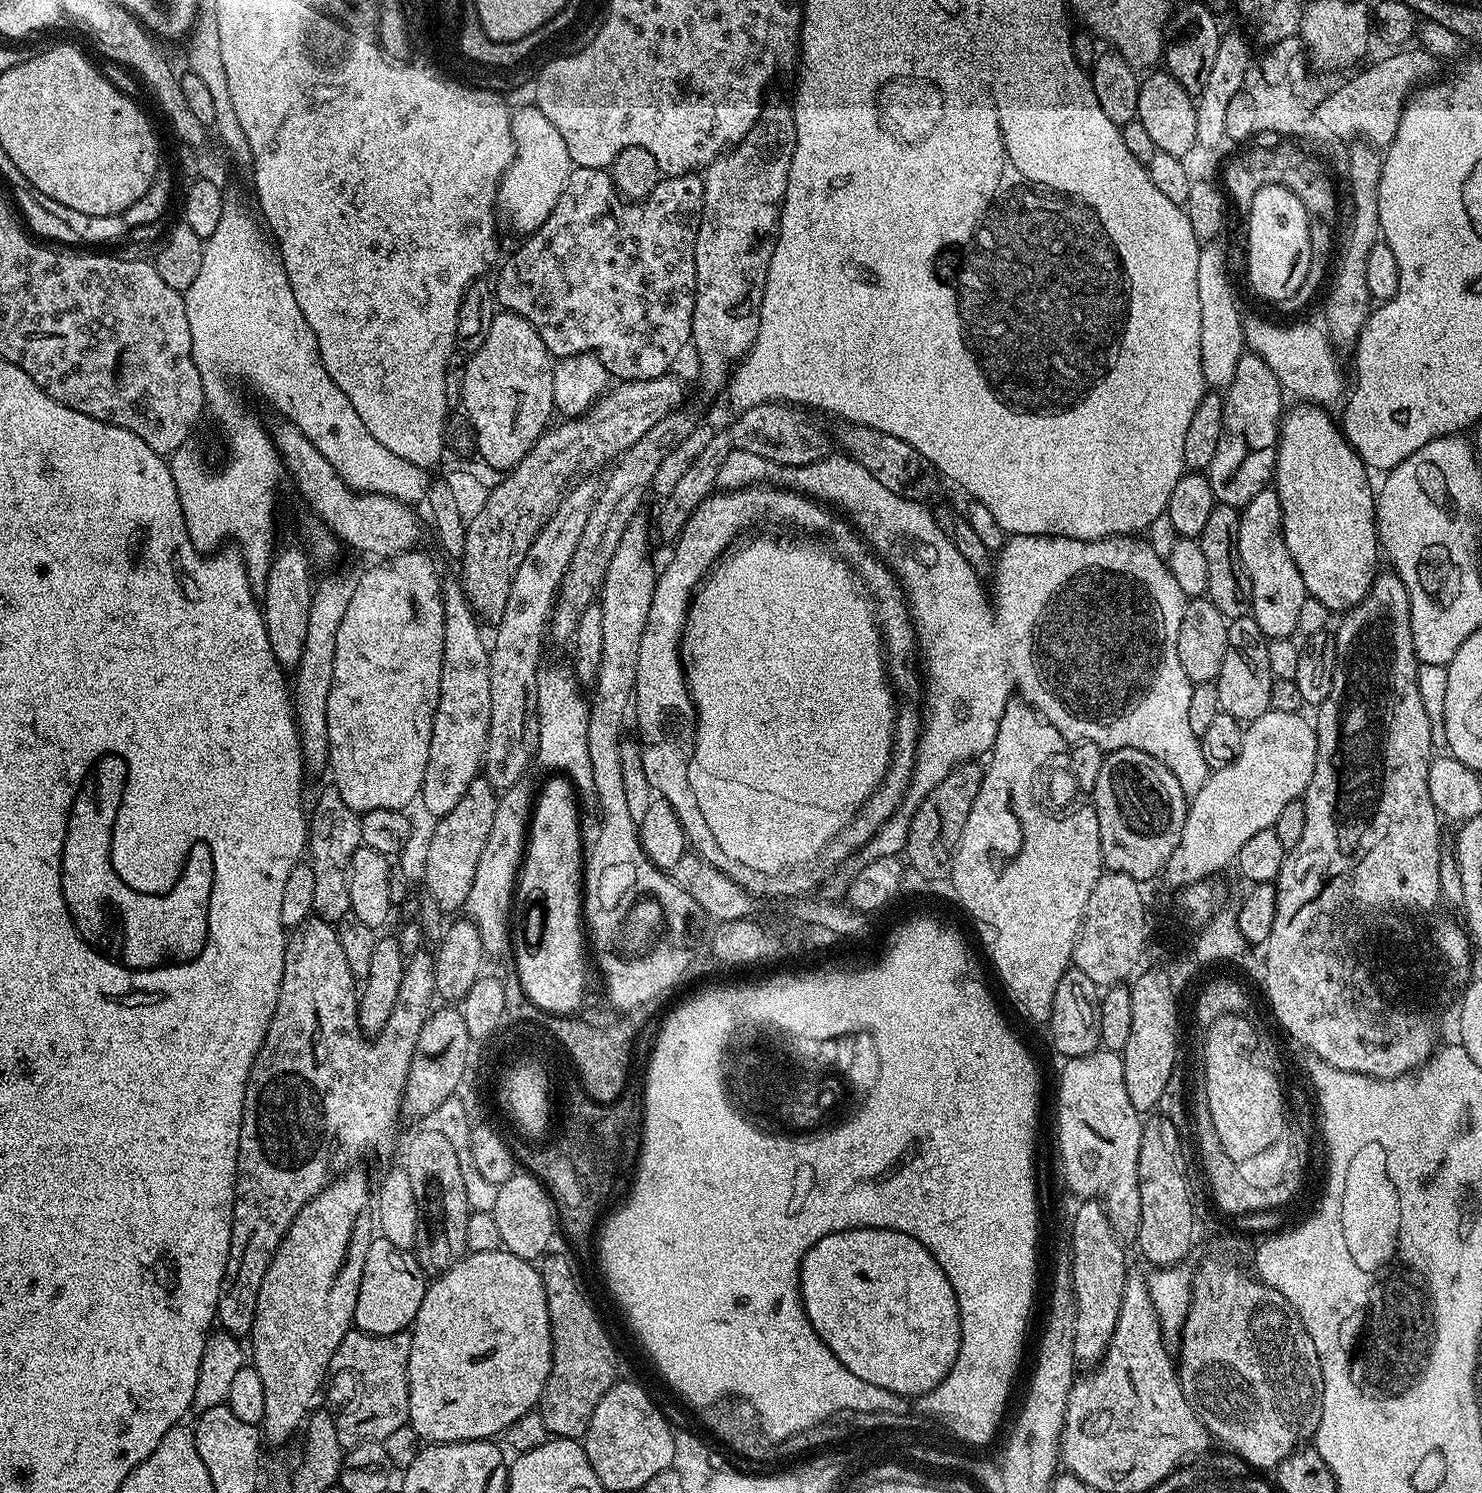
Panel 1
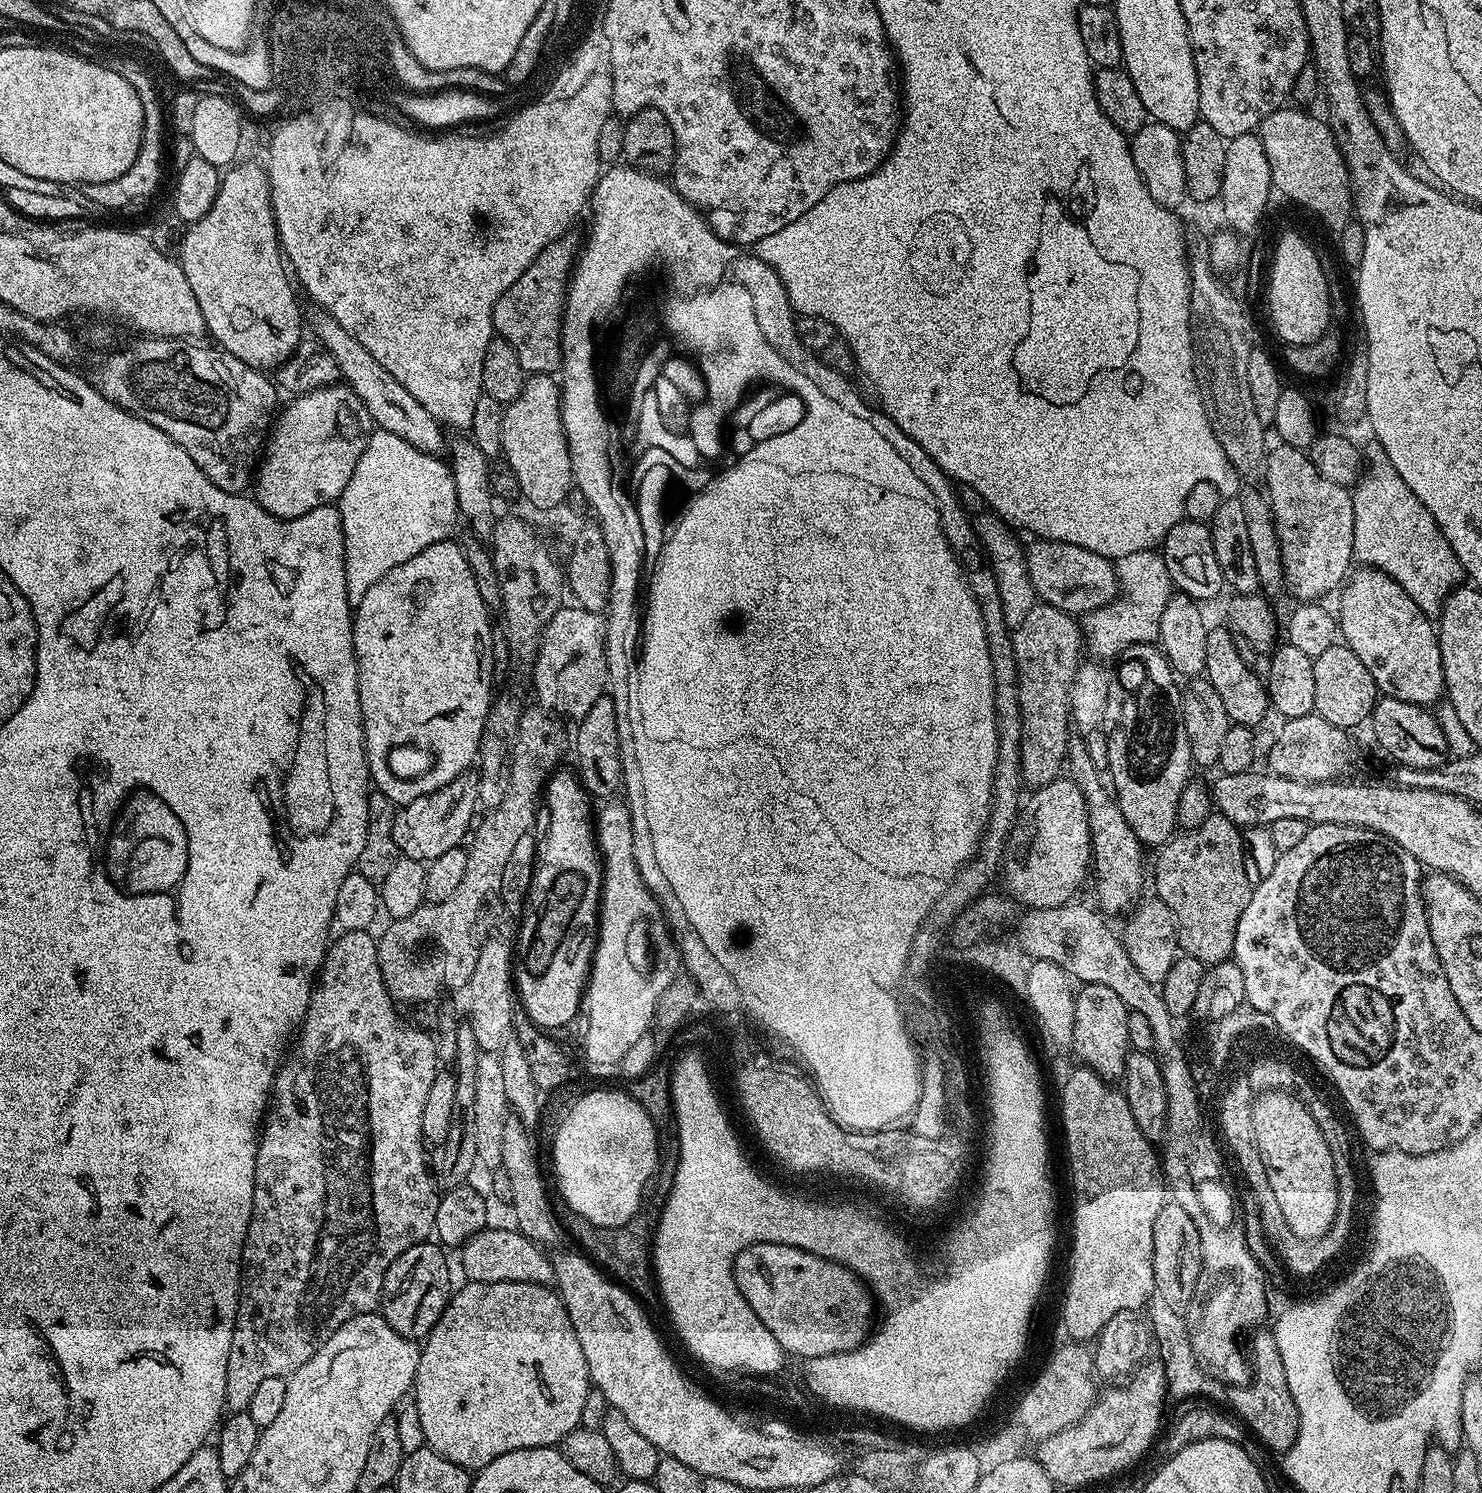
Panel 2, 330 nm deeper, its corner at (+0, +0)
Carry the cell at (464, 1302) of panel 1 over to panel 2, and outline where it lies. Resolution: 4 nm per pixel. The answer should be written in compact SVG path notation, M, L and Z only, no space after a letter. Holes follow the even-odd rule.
M468 1282L465 1285L465 1288L457 1287L453 1291L447 1306L444 1307L444 1313L440 1315L438 1322L430 1330L430 1334L423 1341L420 1350L420 1361L418 1362L416 1382L414 1385L414 1402L418 1406L418 1418L422 1422L422 1434L424 1435L425 1445L431 1448L432 1451L442 1454L442 1458L446 1458L450 1462L454 1462L458 1466L469 1470L485 1468L487 1464L494 1462L494 1458L502 1458L502 1454L510 1454L514 1450L522 1450L523 1448L551 1448L559 1445L560 1441L566 1438L566 1434L570 1434L570 1430L580 1427L582 1405L586 1403L586 1394L590 1390L586 1354L582 1354L582 1345L578 1343L578 1334L574 1334L574 1326L570 1322L568 1311L564 1309L564 1301L560 1299L559 1295L551 1287L542 1284L531 1284L530 1282L494 1282L493 1284L473 1284Z

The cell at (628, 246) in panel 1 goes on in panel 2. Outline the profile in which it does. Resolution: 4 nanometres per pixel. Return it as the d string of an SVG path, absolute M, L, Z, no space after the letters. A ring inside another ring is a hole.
M568 238L555 240L498 298L494 306L492 315L492 327L495 335L501 336L510 346L514 346L514 354L518 354L518 362L522 362L525 373L528 374L552 374L561 367L561 350L560 350L560 327L564 324L564 302L568 298L568 286L574 271L574 252L572 256L572 244Z

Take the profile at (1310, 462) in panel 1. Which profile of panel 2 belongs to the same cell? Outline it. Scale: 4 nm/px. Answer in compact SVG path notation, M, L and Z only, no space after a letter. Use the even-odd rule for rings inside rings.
M1364 566L1359 570L1345 579L1338 592L1338 632L1343 643L1358 654L1384 696L1421 706L1435 705L1445 691L1440 638L1433 621L1418 610L1414 598L1394 577L1378 568Z

